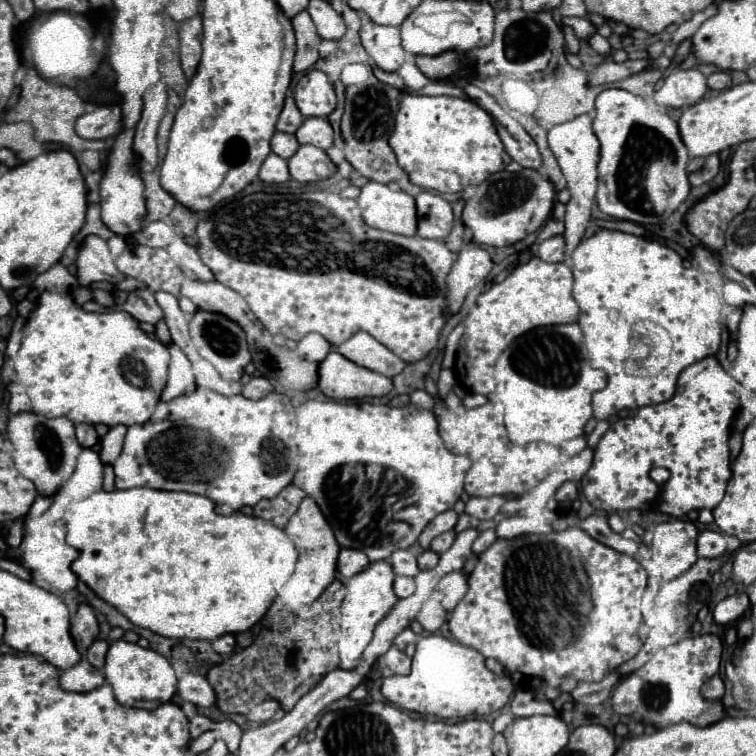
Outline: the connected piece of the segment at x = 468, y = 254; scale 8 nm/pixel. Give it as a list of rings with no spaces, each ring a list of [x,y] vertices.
[[[482,247],[464,249],[458,253],[458,259],[448,273],[448,307],[446,313],[456,313],[462,303],[464,295],[470,287],[474,287],[478,281],[482,281],[490,269],[492,269],[490,253]]]

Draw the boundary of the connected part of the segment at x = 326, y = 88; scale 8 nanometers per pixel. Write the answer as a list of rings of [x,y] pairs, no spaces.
[[[306,71],[296,83],[294,93],[296,105],[304,117],[328,117],[336,109],[334,85],[324,71]]]

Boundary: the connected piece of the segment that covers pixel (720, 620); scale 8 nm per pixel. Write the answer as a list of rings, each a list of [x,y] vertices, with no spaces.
[[[736,593],[732,597],[726,597],[712,611],[714,623],[718,623],[718,625],[732,625],[732,623],[736,623],[736,619],[742,617],[742,613],[746,609],[748,609],[748,597],[744,593]]]

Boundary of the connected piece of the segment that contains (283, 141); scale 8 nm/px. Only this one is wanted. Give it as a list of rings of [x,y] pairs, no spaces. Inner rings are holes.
[[[274,133],[272,137],[272,151],[284,159],[290,159],[298,151],[300,143],[296,141],[296,135],[290,133]]]

